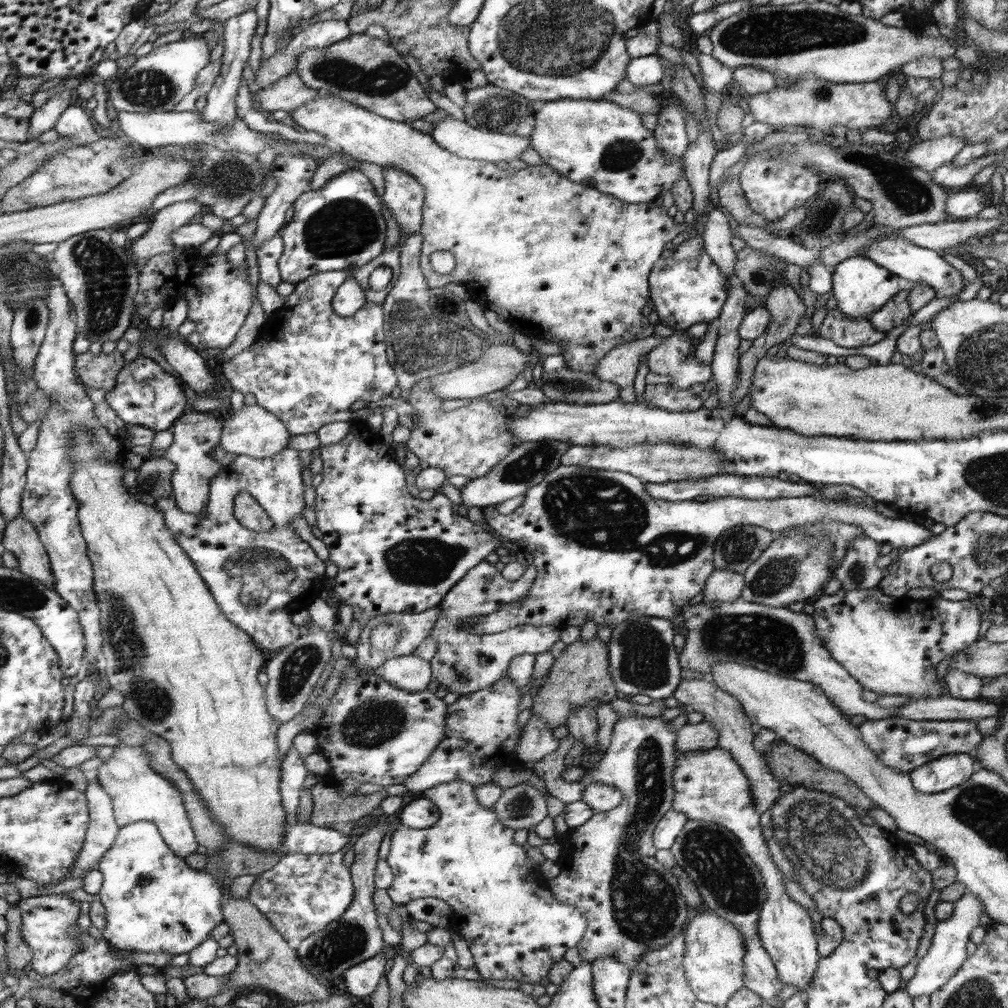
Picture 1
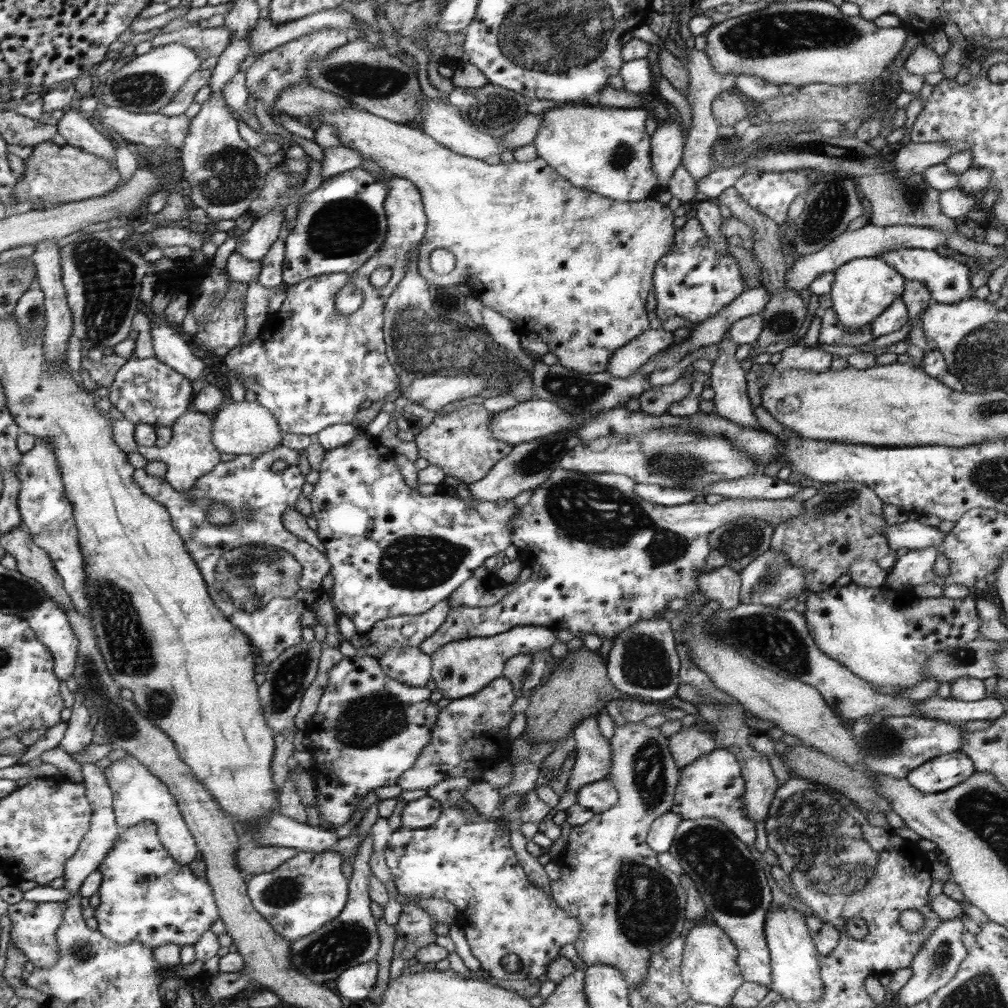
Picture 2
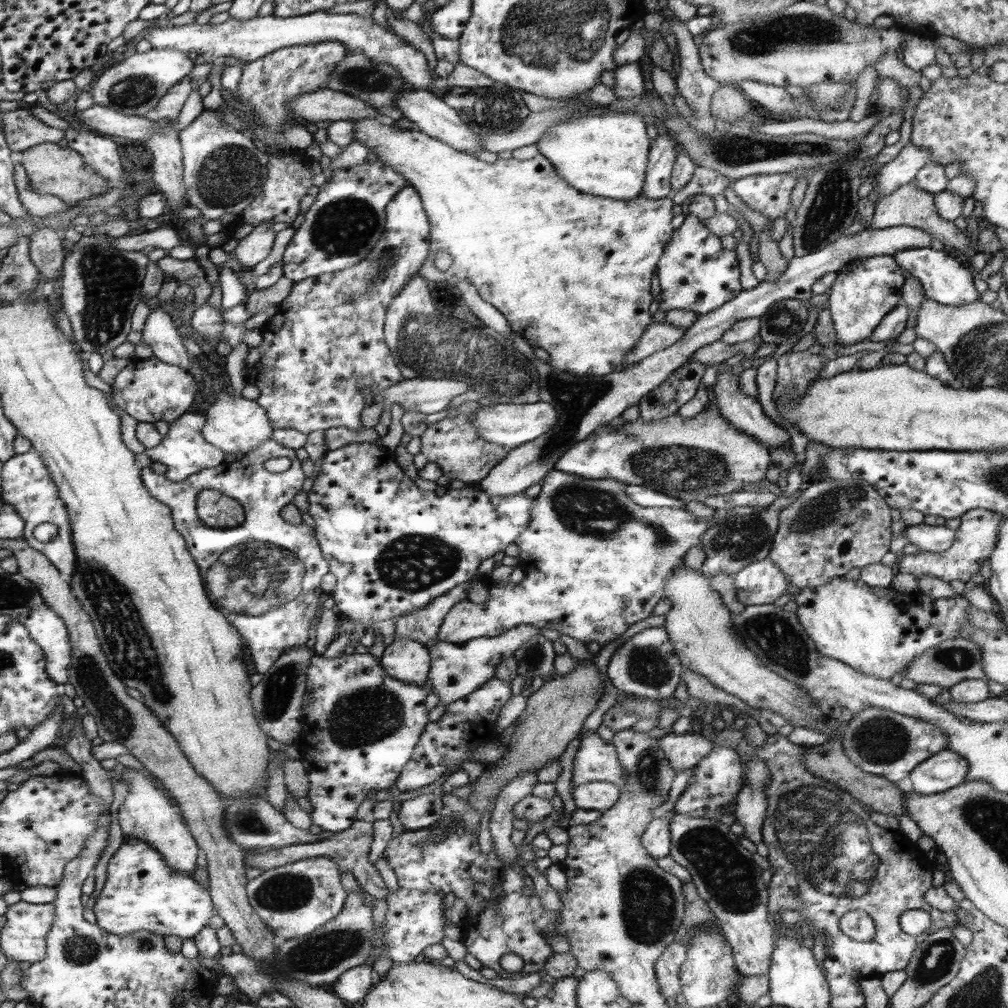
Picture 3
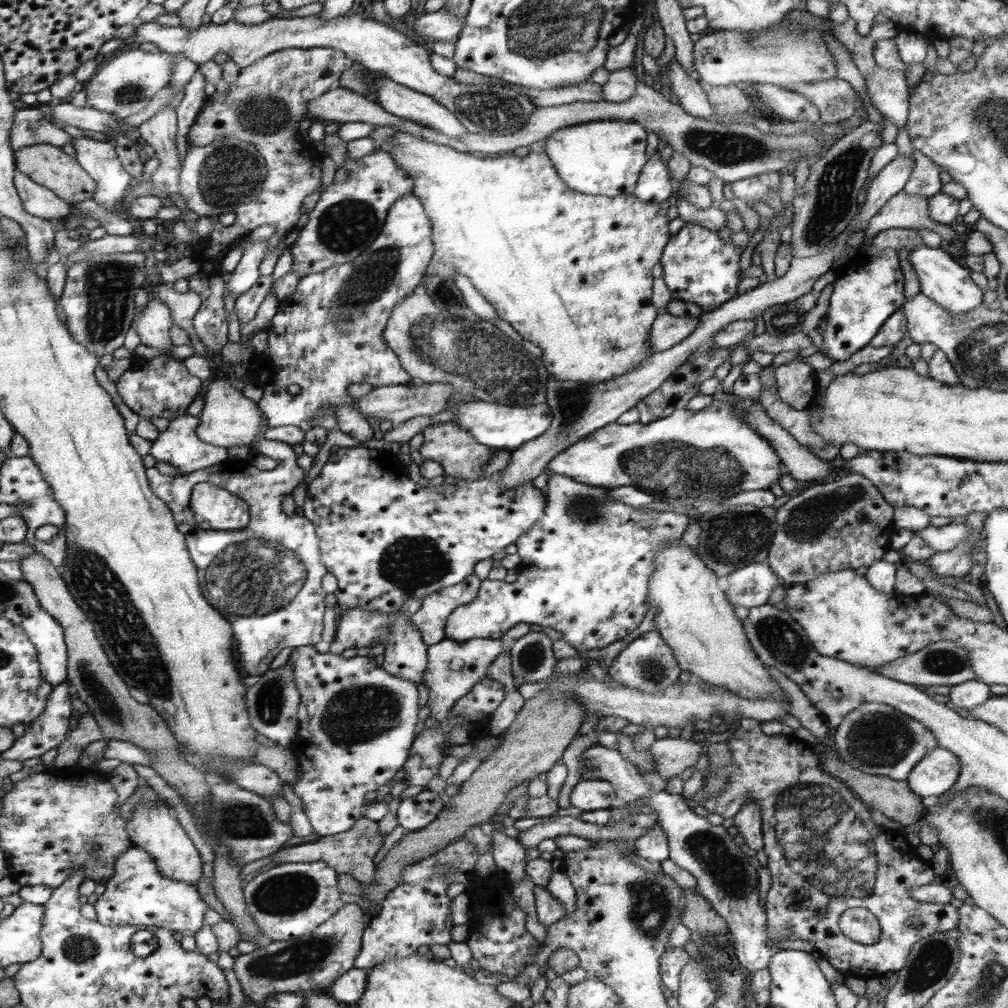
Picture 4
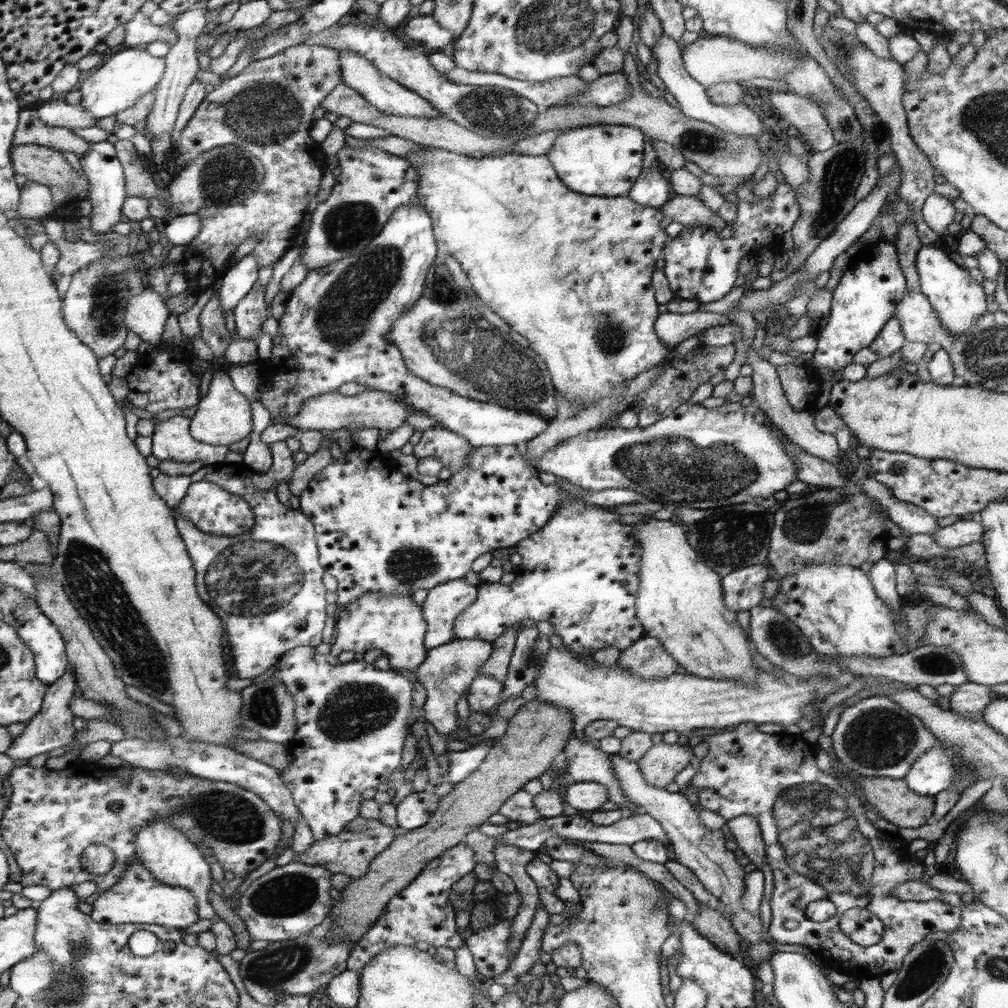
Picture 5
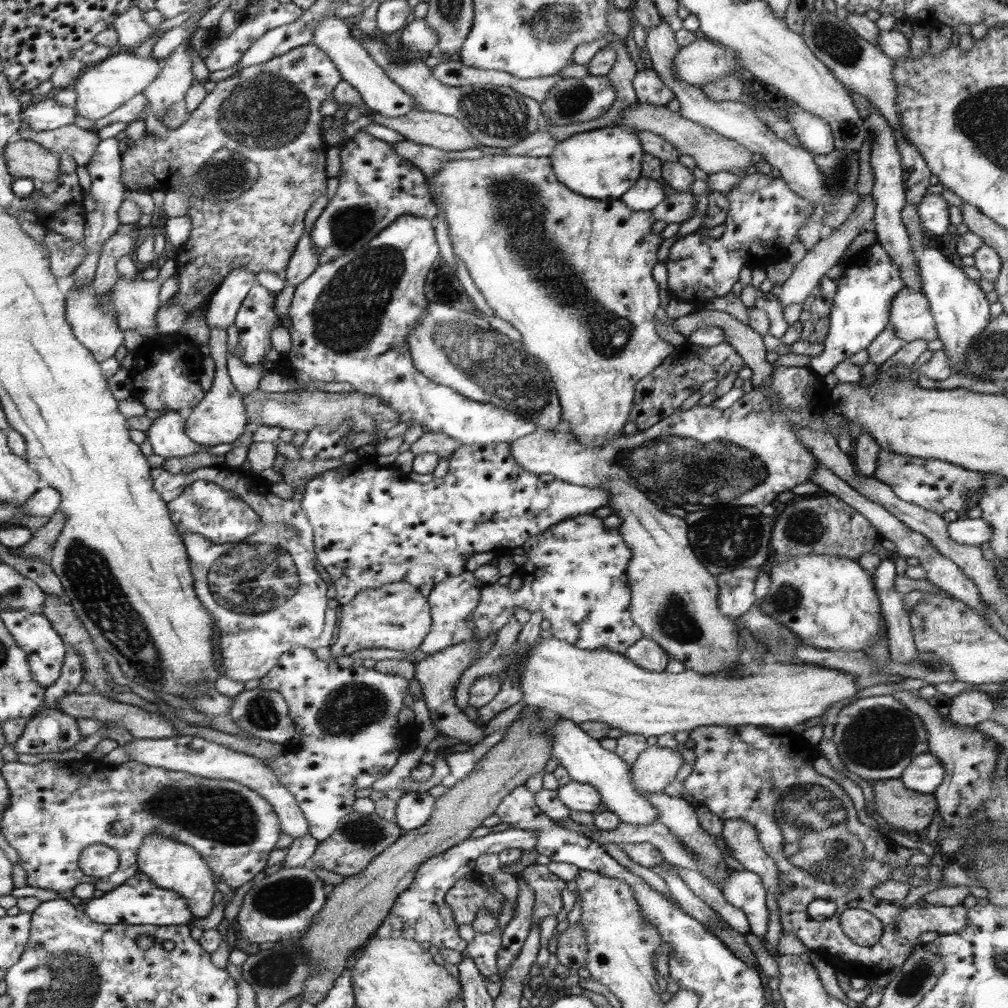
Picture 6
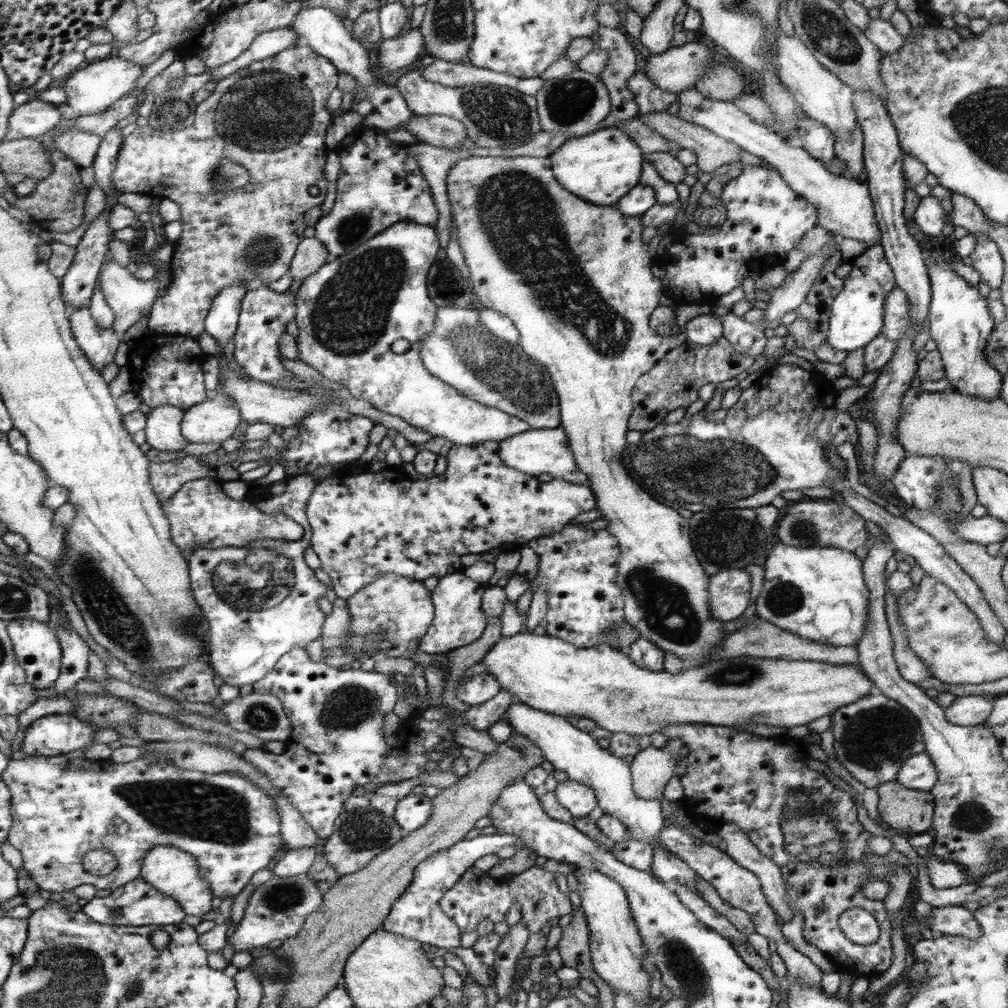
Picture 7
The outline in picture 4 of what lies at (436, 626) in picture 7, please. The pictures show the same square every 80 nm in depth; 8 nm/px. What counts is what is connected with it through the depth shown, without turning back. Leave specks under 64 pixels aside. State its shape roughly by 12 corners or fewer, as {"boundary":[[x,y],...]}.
{"boundary":[[482,580],[463,582],[424,597],[413,624],[432,646],[447,643],[448,616],[476,599]]}

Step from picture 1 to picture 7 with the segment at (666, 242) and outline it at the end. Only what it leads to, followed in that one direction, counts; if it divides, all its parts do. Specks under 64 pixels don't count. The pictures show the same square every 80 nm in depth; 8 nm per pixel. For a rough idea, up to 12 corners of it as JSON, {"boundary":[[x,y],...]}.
{"boundary":[[549,157],[446,185],[478,300],[559,398],[620,548],[625,620],[708,665],[689,519],[619,459],[634,385],[682,333],[642,215]]}

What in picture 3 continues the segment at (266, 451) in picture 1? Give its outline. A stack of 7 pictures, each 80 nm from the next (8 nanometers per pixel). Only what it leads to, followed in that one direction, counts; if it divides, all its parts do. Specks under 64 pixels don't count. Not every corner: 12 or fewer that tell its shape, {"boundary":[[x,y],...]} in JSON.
{"boundary":[[220,394],[202,408],[205,439],[245,455],[276,429],[261,404]]}

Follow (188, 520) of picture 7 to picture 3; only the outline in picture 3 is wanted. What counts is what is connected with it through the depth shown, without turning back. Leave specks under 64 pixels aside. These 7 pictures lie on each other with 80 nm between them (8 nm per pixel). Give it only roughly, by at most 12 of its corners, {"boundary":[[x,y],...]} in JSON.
{"boundary":[[202,490],[202,522],[230,529],[244,523],[242,505],[219,490]]}

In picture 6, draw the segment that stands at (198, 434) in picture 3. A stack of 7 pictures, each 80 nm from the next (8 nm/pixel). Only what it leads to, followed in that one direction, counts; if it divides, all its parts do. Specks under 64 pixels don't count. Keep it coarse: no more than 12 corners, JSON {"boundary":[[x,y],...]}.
{"boundary":[[171,410],[151,422],[148,442],[162,458],[200,452],[223,456],[232,443],[206,448],[185,432],[186,413]]}

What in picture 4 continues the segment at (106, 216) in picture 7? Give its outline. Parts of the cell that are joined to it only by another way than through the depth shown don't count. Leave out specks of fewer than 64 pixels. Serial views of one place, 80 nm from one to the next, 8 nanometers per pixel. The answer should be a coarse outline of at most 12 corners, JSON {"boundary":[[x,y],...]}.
{"boundary":[[74,138],[78,164],[97,181],[92,200],[115,213],[131,176],[114,144]]}

